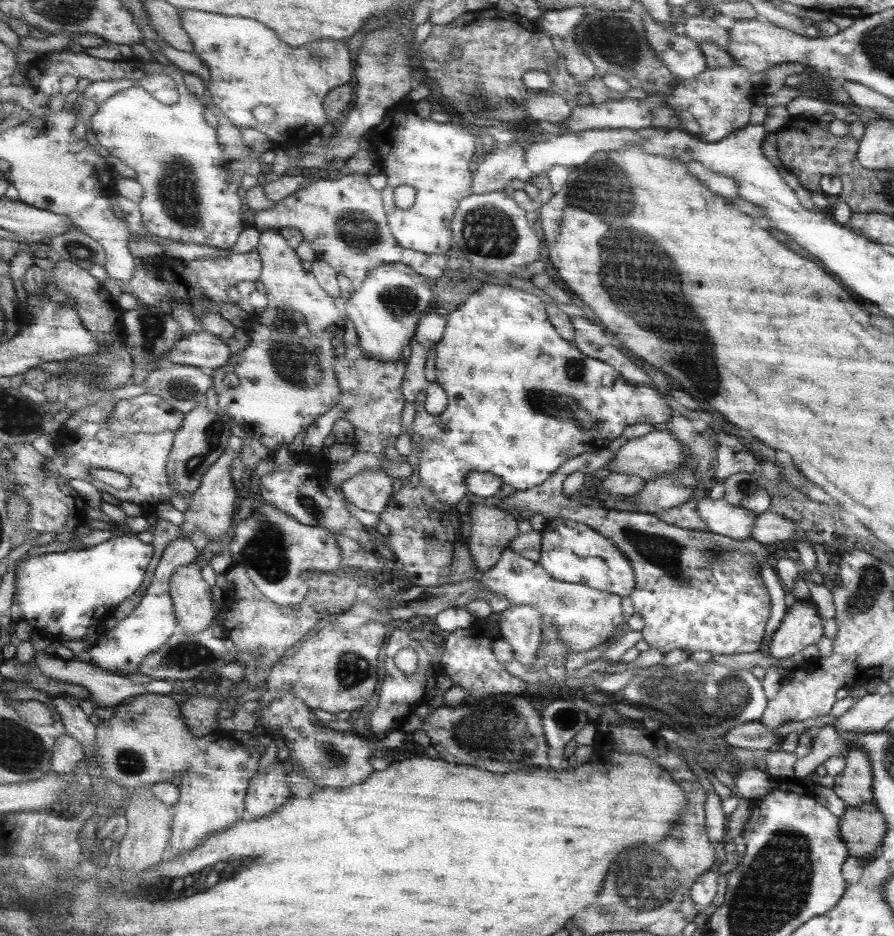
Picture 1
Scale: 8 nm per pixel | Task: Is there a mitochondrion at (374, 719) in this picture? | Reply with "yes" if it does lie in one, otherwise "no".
no

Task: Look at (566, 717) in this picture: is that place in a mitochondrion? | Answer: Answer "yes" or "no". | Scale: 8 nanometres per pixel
yes

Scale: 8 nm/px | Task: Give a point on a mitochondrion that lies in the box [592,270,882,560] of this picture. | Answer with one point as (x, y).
(703, 382)

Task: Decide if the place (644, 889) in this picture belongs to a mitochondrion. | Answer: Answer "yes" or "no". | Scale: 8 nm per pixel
yes

